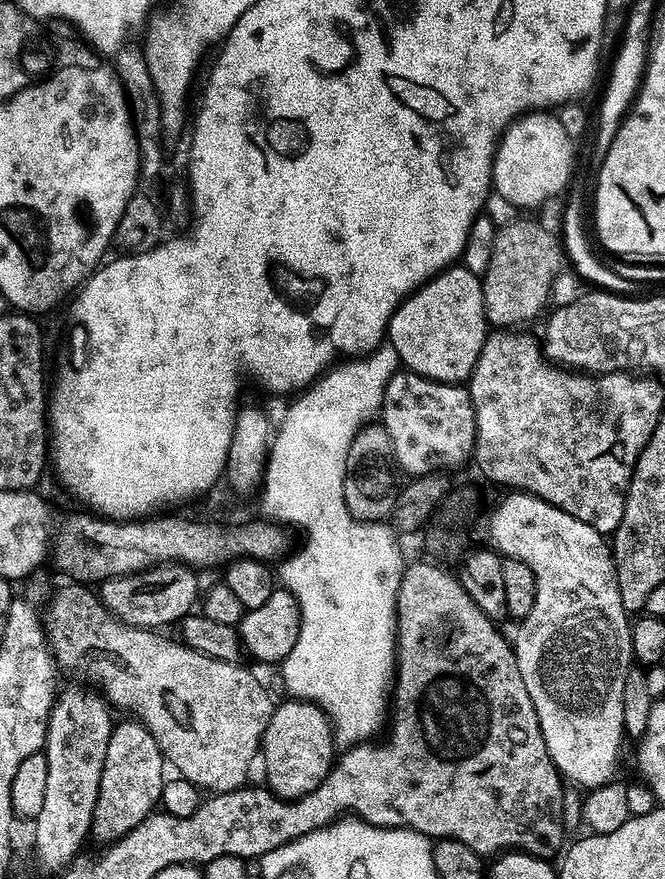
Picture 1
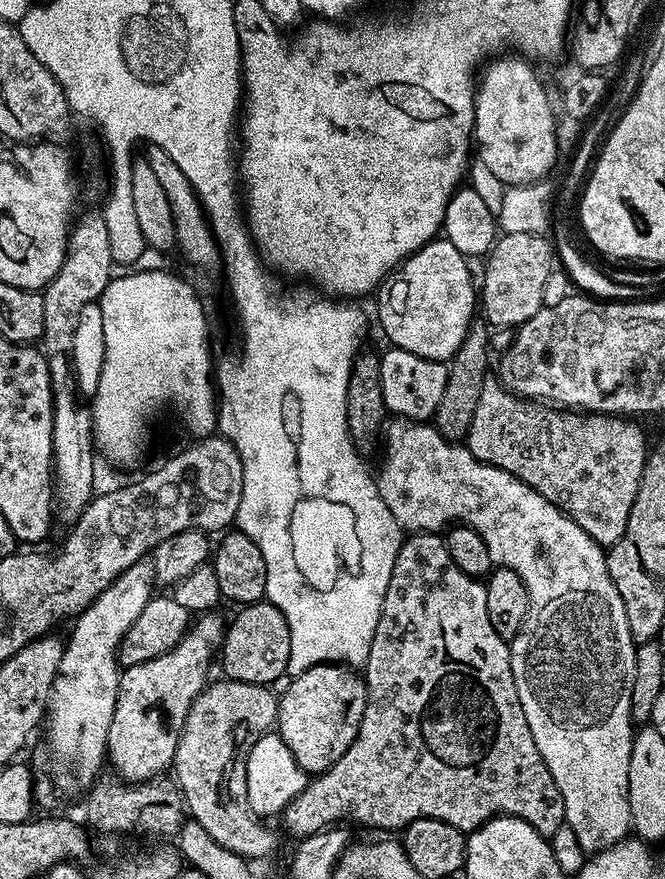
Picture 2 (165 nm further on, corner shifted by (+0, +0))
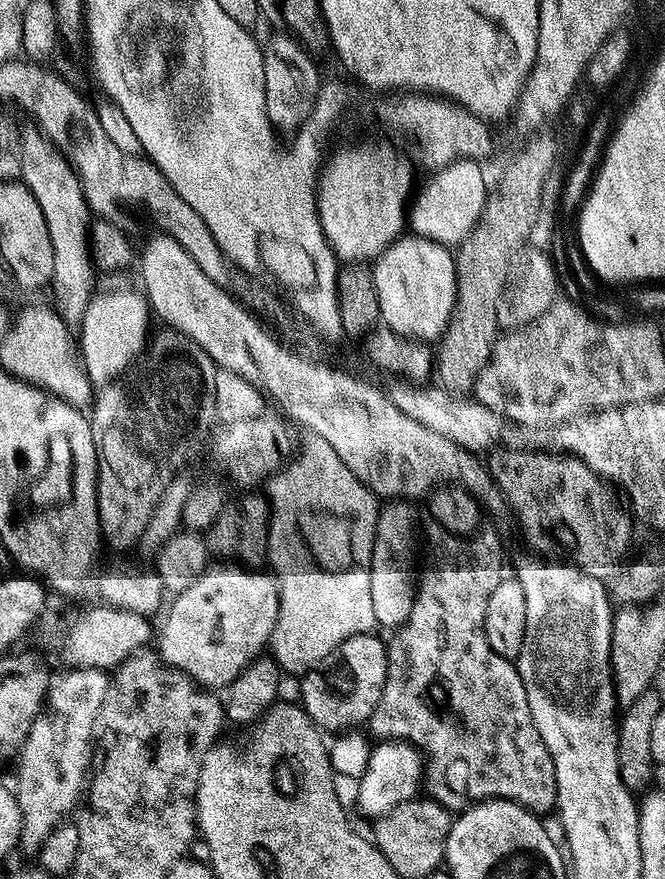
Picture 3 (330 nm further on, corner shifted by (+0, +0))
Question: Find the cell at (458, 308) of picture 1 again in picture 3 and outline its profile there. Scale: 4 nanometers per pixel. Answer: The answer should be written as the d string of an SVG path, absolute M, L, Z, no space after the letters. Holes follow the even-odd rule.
M404 234L376 257L371 270L374 286L378 290L378 306L383 327L411 340L439 341L450 322L450 314L456 301L456 258L453 249L422 236Z

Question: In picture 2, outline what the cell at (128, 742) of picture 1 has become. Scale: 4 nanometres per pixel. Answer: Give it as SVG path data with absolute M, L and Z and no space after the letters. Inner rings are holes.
M204 614L200 620L189 627L180 645L158 658L150 658L150 662L138 662L138 666L124 668L118 682L118 698L114 702L114 718L110 722L108 735L108 751L110 764L113 764L115 775L125 782L147 782L157 779L161 774L173 767L176 759L178 738L184 729L190 706L200 697L209 683L208 663L212 655L217 655L222 644L222 624L215 620L215 615Z

